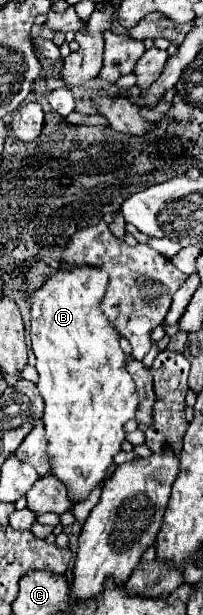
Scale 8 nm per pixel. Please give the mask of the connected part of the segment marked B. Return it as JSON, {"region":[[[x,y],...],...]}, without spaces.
{"region":[[[77,266],[77,268],[59,268],[55,274],[47,276],[45,284],[33,294],[33,302],[31,302],[31,346],[33,346],[33,354],[37,358],[37,372],[39,372],[39,392],[43,396],[43,402],[45,402],[45,414],[43,414],[43,422],[45,422],[45,432],[47,432],[47,442],[49,442],[49,448],[47,448],[47,454],[49,454],[49,464],[51,464],[51,472],[63,480],[69,488],[69,496],[75,500],[75,502],[81,502],[89,496],[89,492],[99,486],[103,480],[105,480],[105,474],[109,470],[109,466],[113,464],[113,456],[121,450],[121,444],[125,442],[125,430],[123,430],[123,424],[131,418],[135,418],[135,410],[139,406],[139,396],[137,396],[137,390],[135,390],[135,384],[133,384],[133,378],[131,374],[127,372],[127,356],[125,352],[121,350],[119,346],[119,332],[109,324],[109,320],[105,318],[105,312],[103,312],[103,296],[105,296],[105,288],[107,288],[107,276],[105,272],[101,272],[99,268],[91,268],[91,266]]]}

